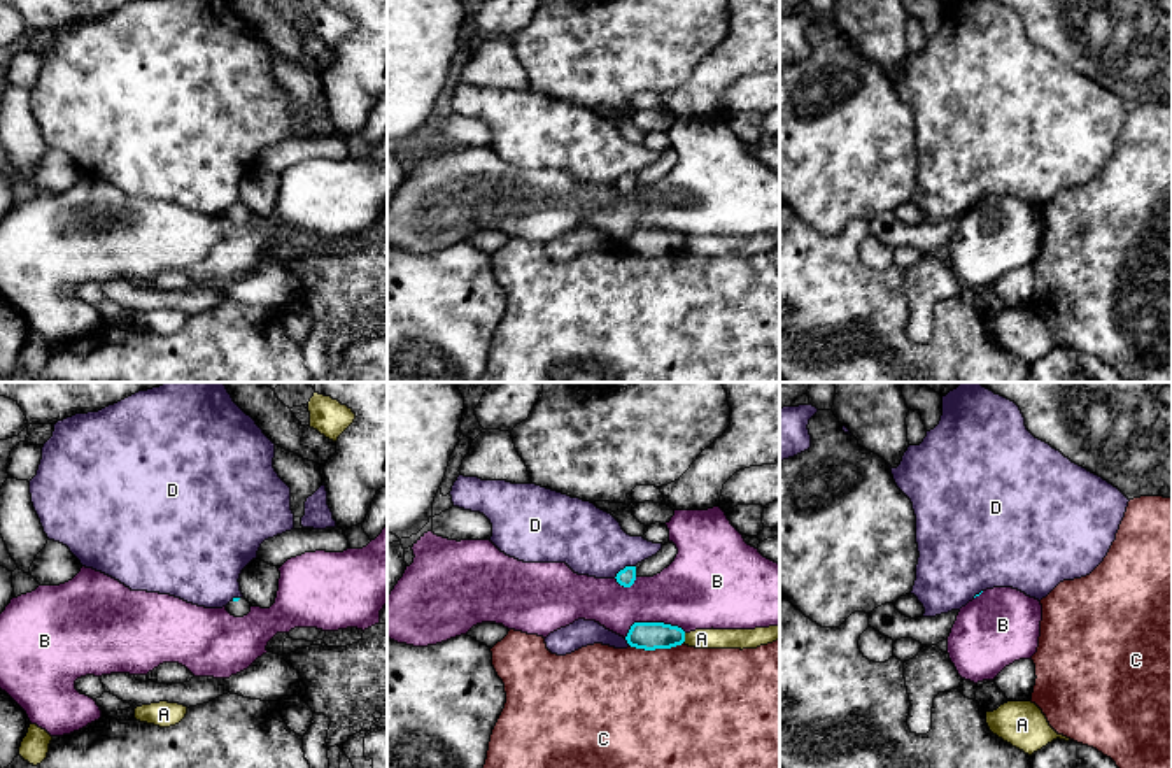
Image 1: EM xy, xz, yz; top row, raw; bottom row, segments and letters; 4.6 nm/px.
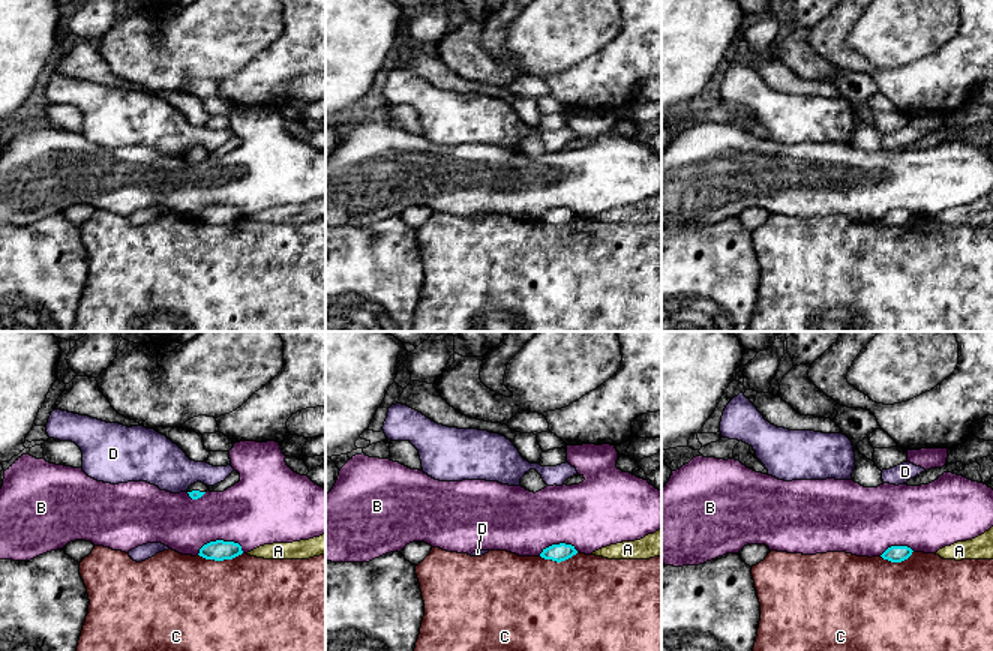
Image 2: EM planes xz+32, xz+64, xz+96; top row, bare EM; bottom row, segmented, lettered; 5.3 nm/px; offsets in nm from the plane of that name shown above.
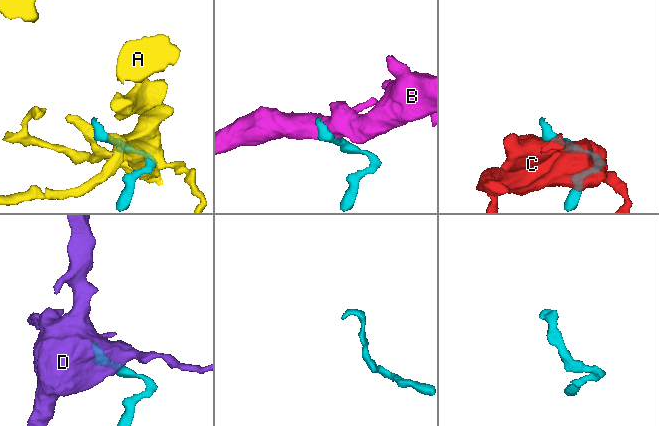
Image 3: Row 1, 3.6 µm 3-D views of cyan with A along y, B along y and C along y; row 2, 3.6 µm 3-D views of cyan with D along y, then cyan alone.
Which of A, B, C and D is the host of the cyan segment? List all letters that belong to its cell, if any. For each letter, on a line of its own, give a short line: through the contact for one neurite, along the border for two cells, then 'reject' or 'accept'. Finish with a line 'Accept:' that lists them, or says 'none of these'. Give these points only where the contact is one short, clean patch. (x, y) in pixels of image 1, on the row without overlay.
A: reject
B: reject
C: reject
D: line xz (635, 172), (626, 172), (614, 184); reject
Accept: none of these

